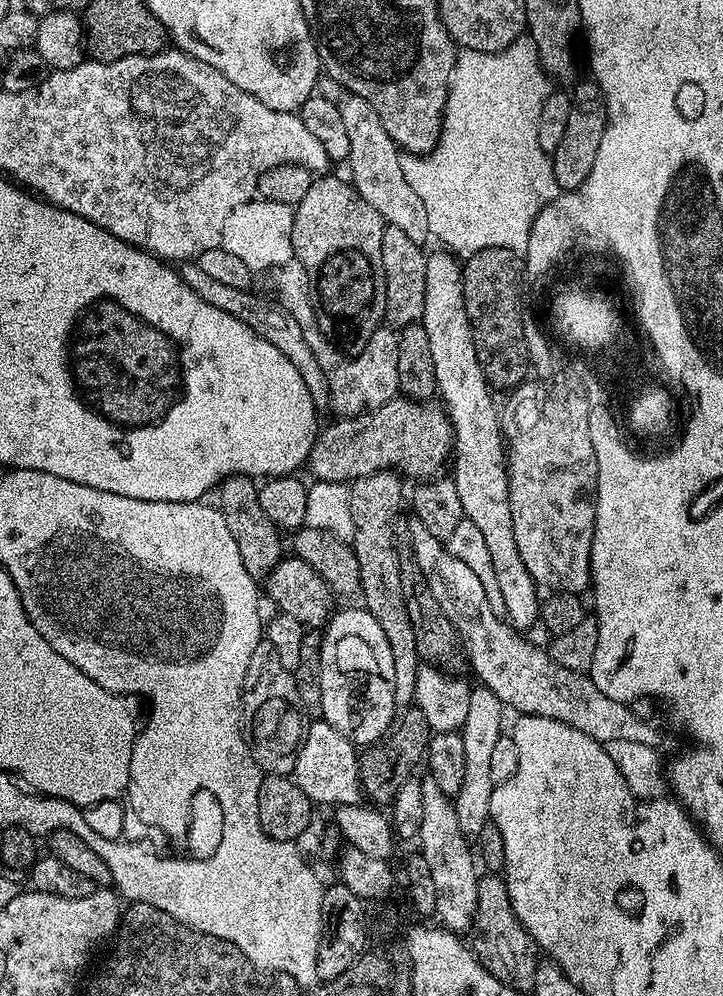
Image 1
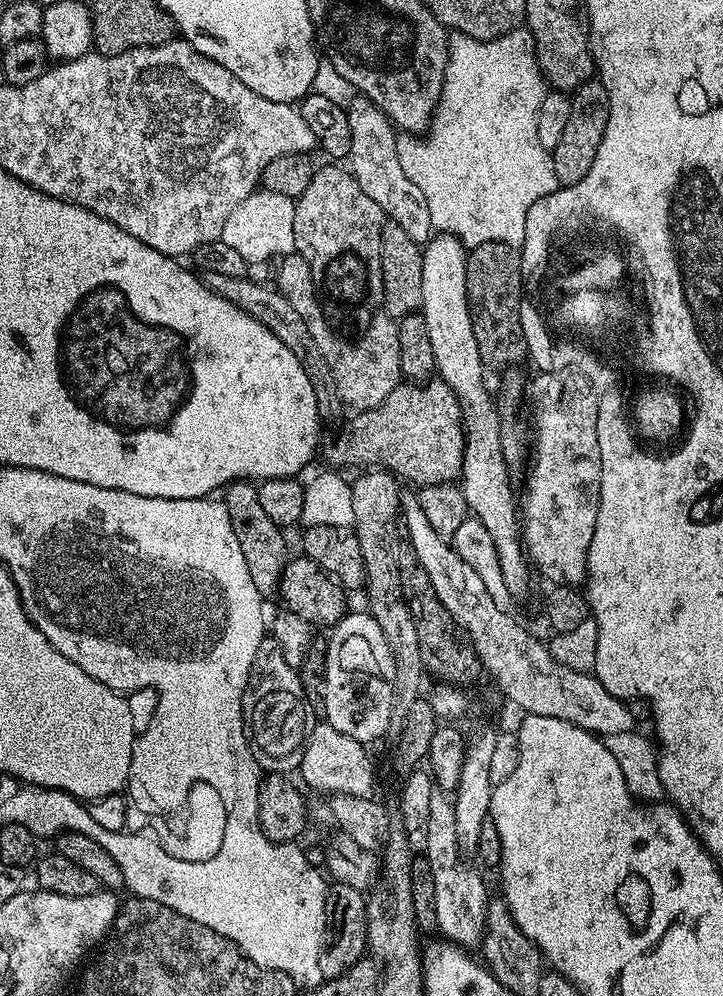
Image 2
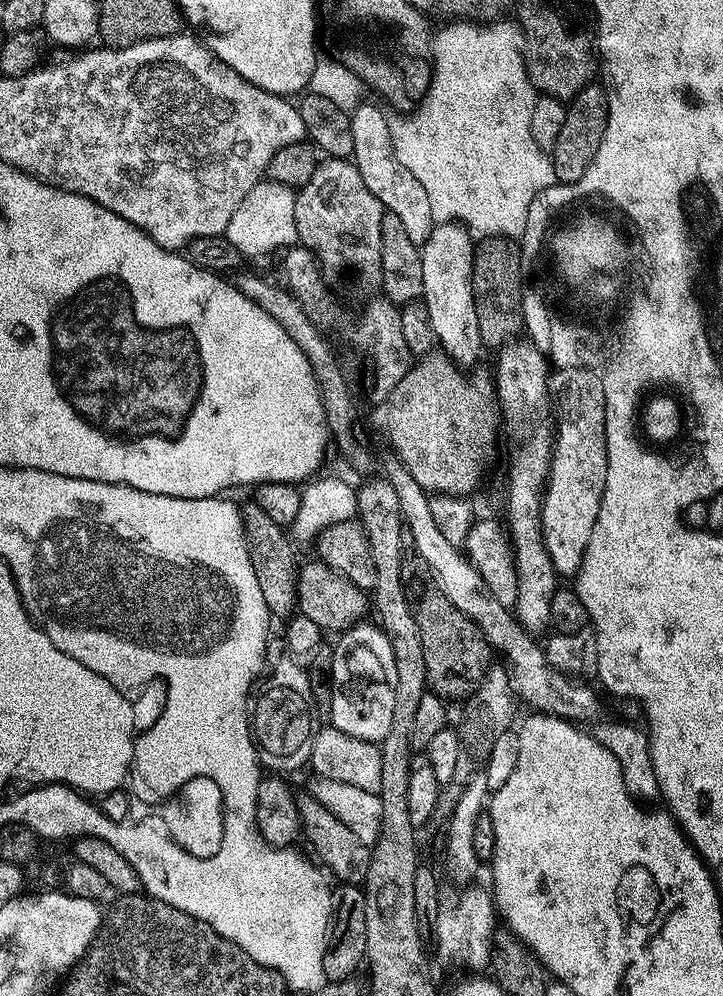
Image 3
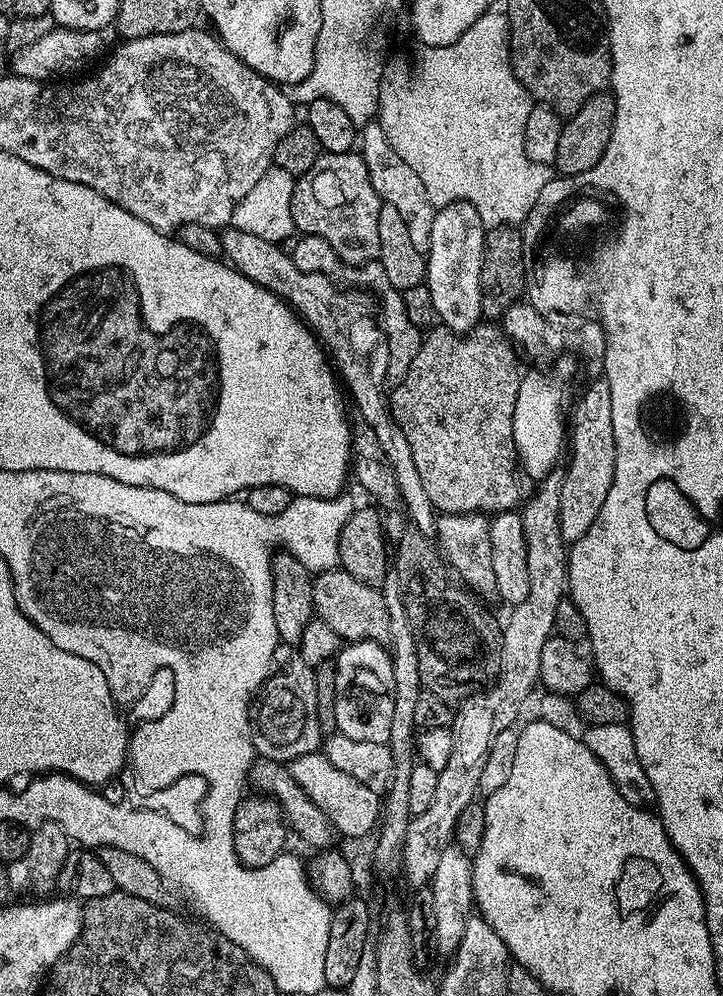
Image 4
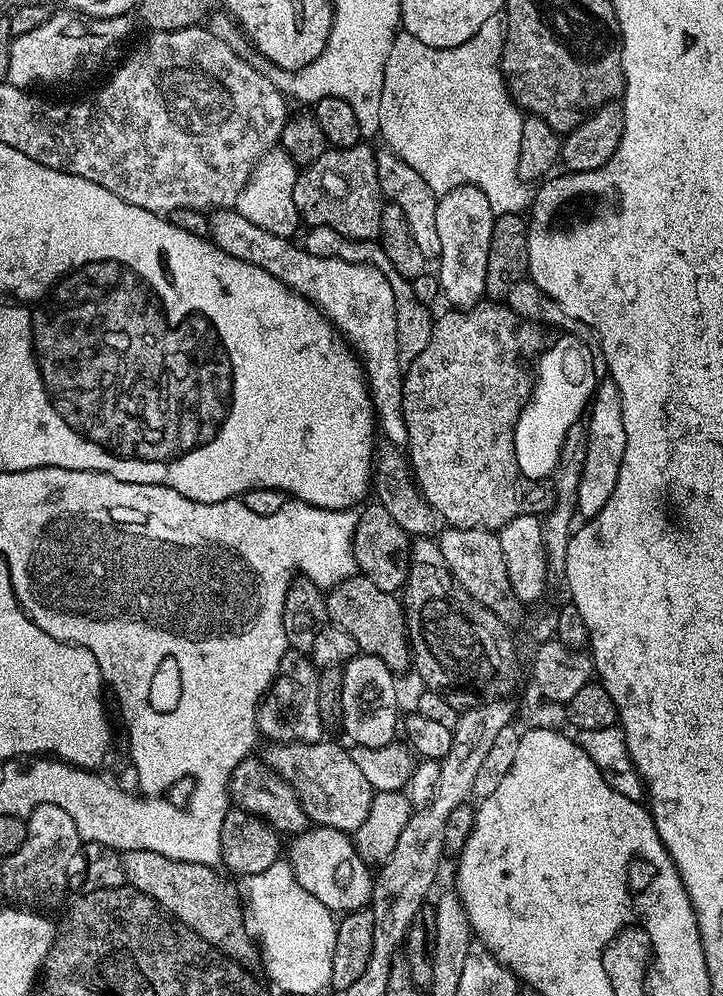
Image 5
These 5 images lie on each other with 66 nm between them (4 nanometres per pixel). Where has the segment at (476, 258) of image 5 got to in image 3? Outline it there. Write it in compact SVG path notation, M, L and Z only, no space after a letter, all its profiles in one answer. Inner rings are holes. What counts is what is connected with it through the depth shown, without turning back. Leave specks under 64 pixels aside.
M459 222L436 224L430 238L420 249L422 258L422 297L425 306L430 310L430 326L434 326L434 334L439 347L444 354L451 357L458 366L465 366L474 361L482 350L478 334L478 310L474 306L472 293L472 253L474 251L474 236L469 229Z

